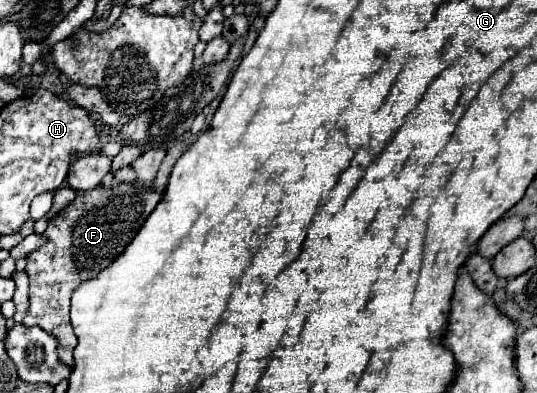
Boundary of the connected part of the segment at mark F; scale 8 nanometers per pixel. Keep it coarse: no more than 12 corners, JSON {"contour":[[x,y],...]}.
{"contour":[[77,193],[27,257],[23,325],[75,363],[69,301],[133,241],[161,195]]}

